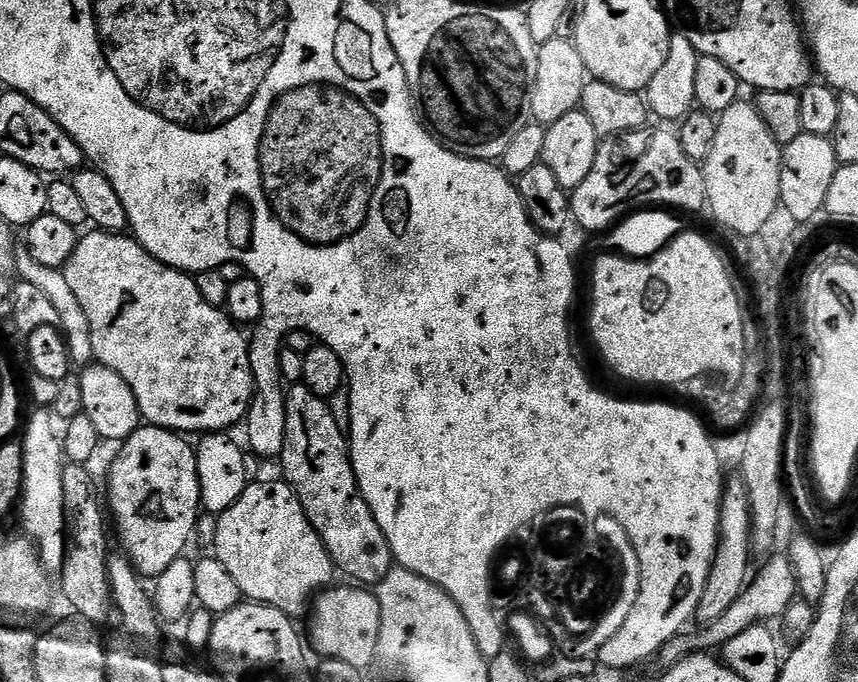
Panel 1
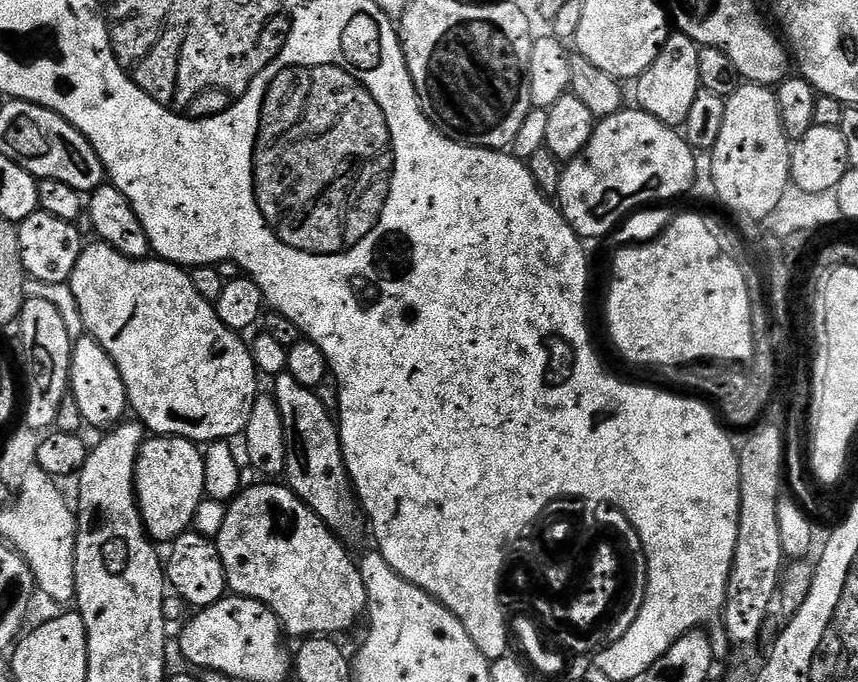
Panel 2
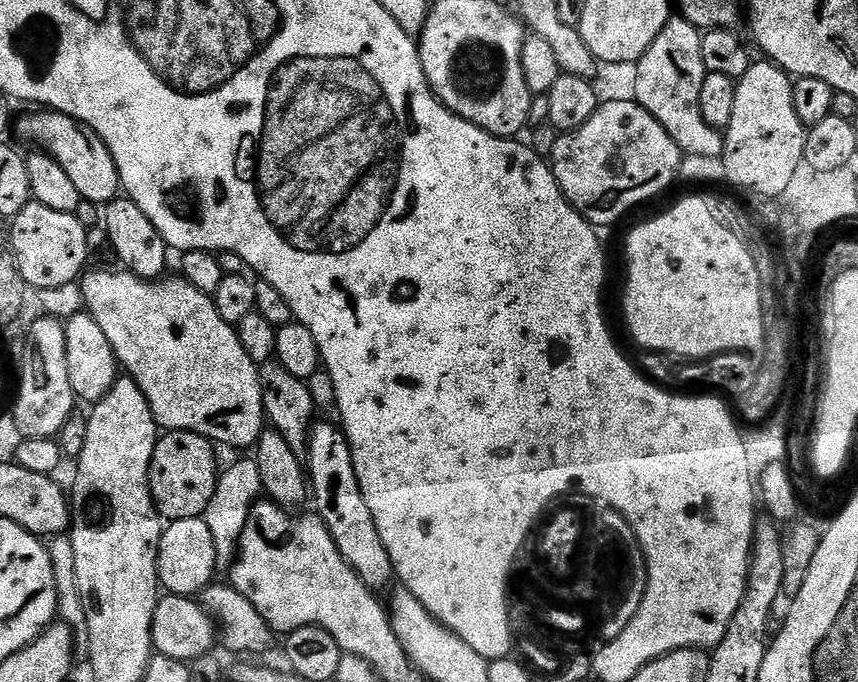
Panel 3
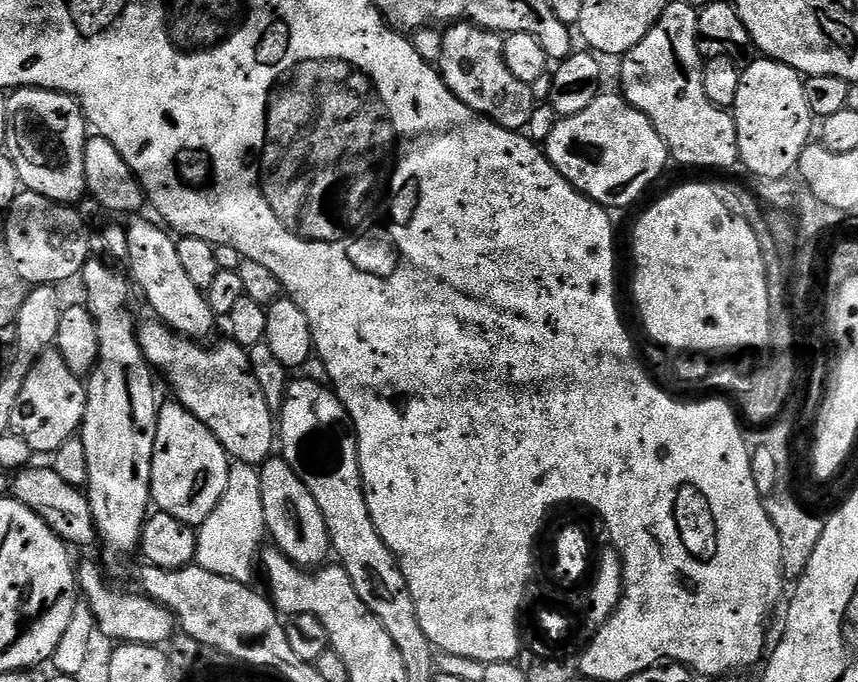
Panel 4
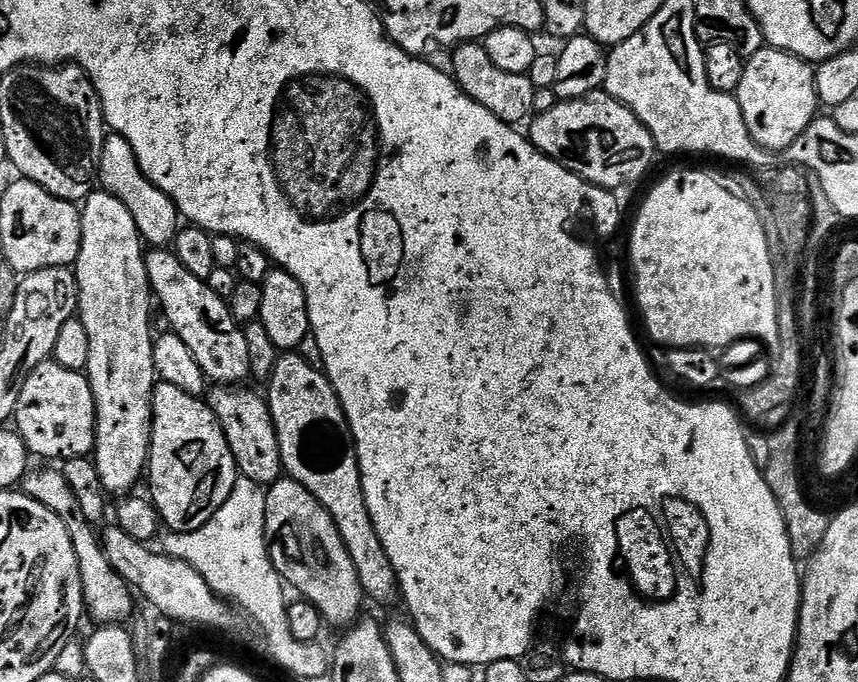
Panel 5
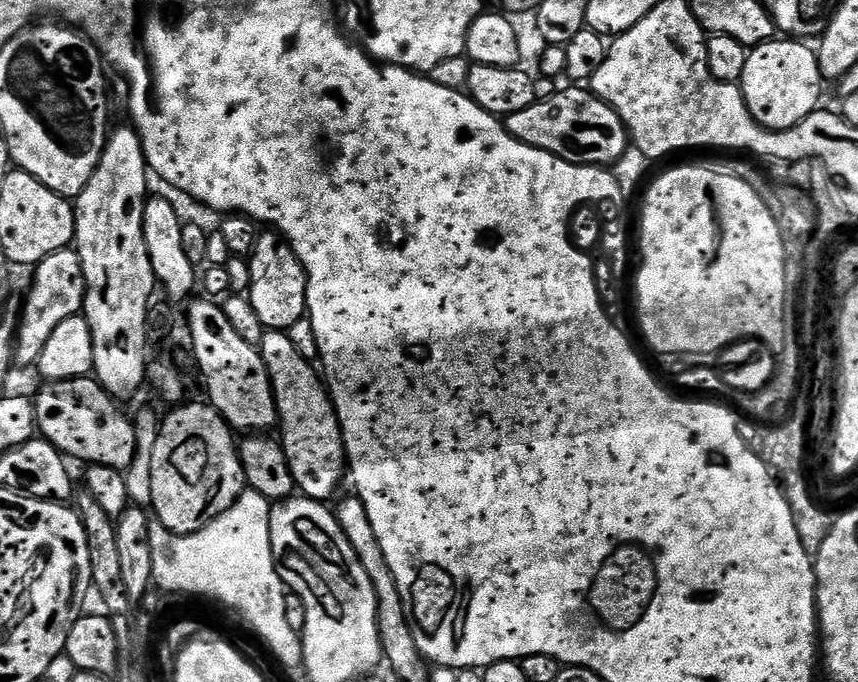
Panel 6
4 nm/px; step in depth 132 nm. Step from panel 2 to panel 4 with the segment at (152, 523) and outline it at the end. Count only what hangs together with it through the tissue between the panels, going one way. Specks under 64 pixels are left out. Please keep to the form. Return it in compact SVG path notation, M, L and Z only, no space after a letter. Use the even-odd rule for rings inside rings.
M169 402L161 403L156 414L156 441L154 442L154 458L152 459L152 504L157 509L183 524L199 526L210 518L214 506L222 498L228 481L230 457L228 451L214 438L214 434L205 424L198 422L190 410L186 410L181 404Z

